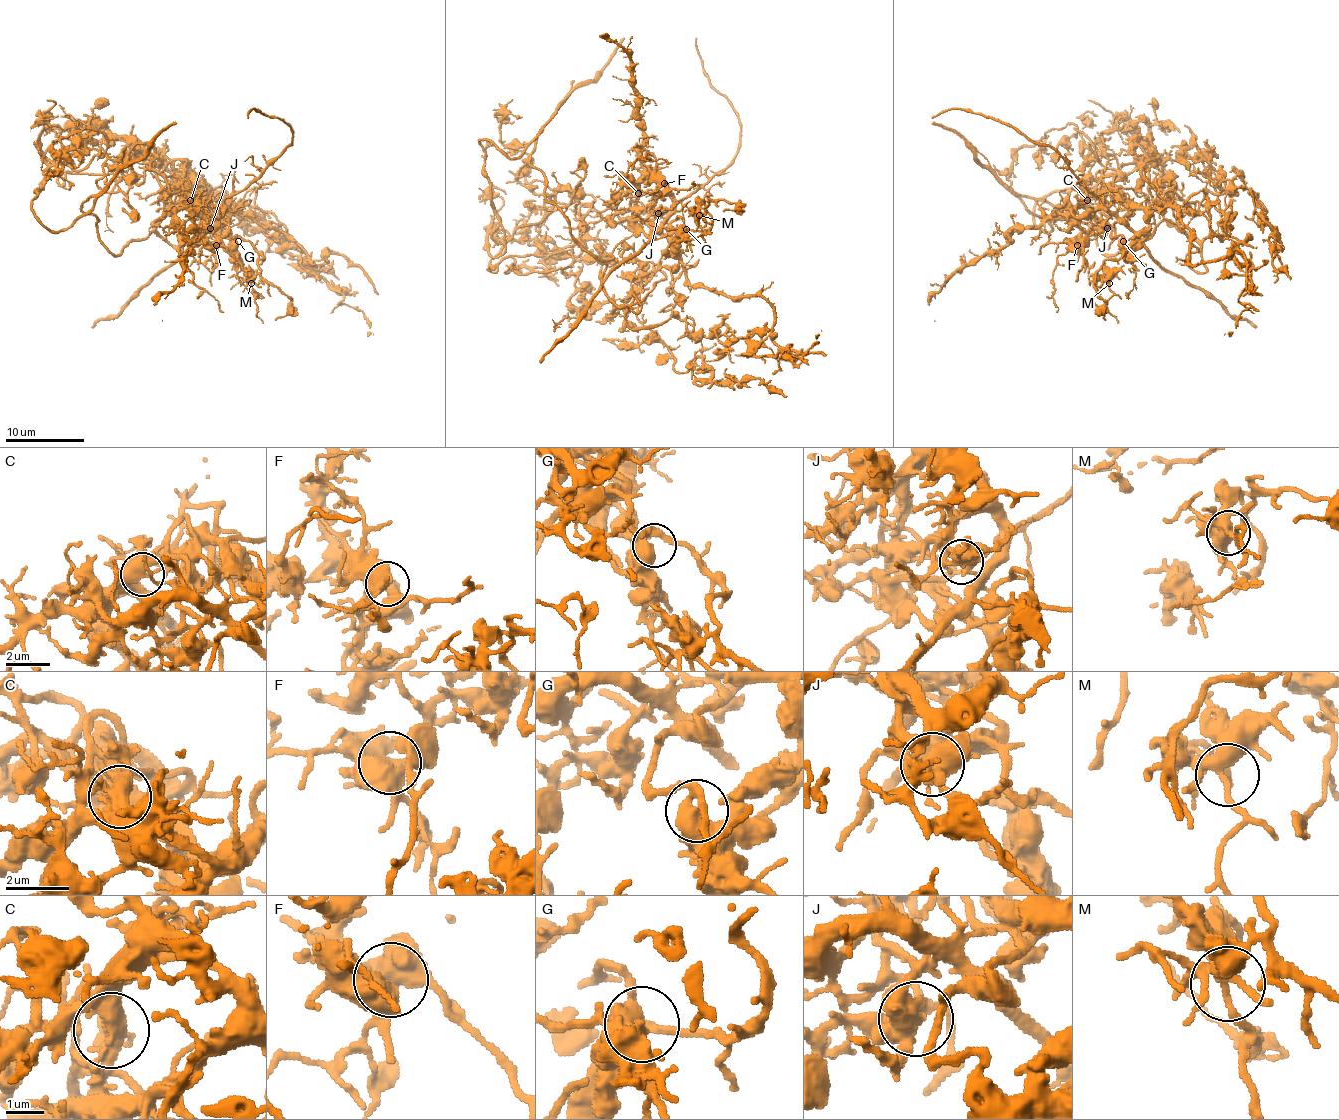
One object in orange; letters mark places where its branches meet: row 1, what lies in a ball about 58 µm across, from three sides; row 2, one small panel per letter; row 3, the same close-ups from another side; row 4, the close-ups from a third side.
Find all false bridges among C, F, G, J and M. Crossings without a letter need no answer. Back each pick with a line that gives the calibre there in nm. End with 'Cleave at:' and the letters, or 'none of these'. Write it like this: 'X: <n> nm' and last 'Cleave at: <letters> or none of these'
C: 420 nm
J: 500 nm
Cleave at: C, J

